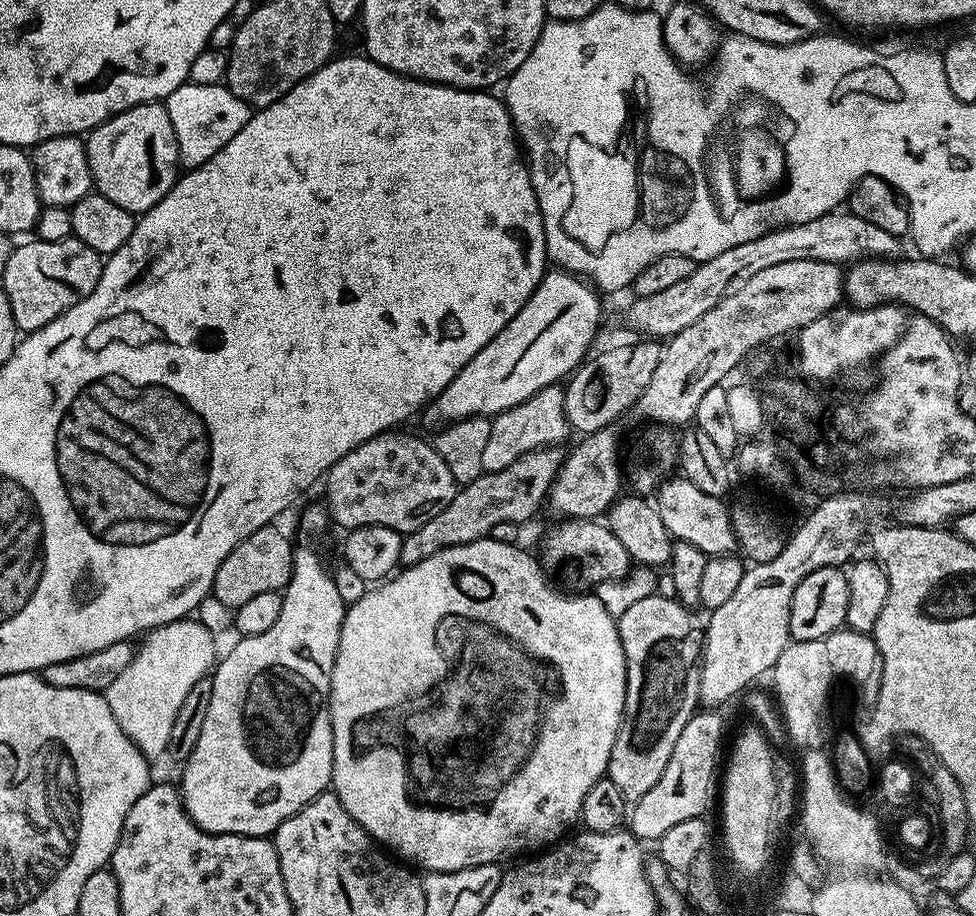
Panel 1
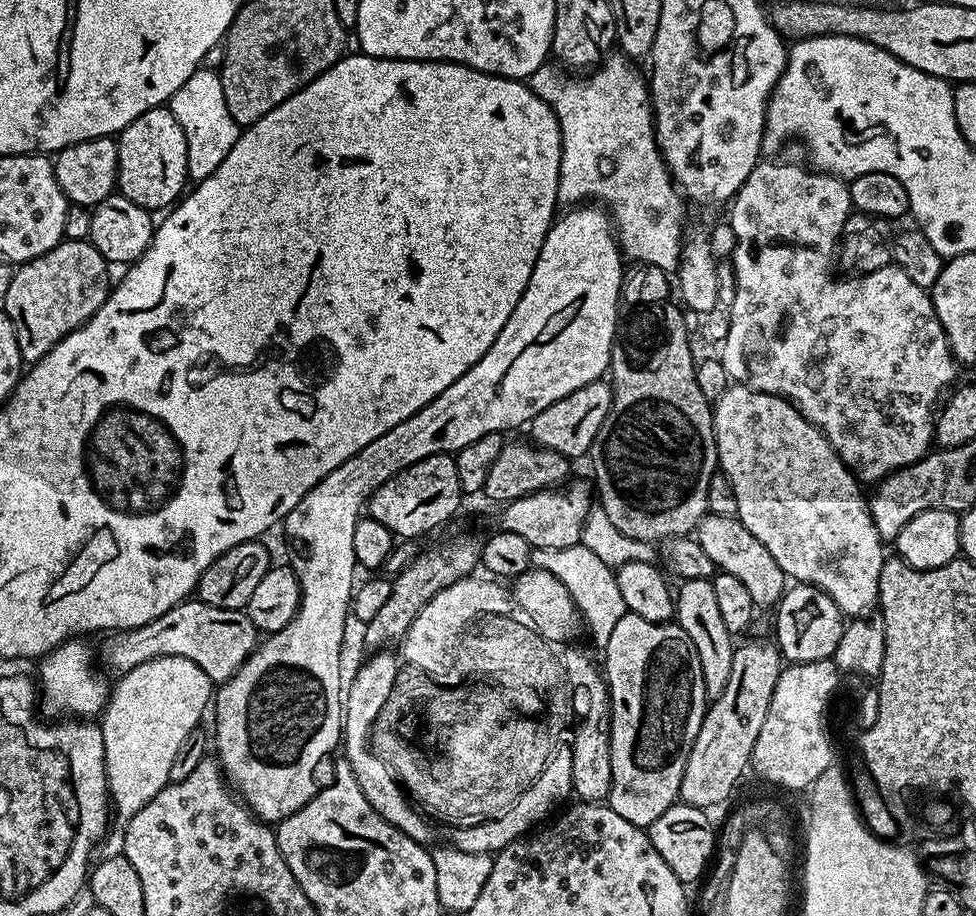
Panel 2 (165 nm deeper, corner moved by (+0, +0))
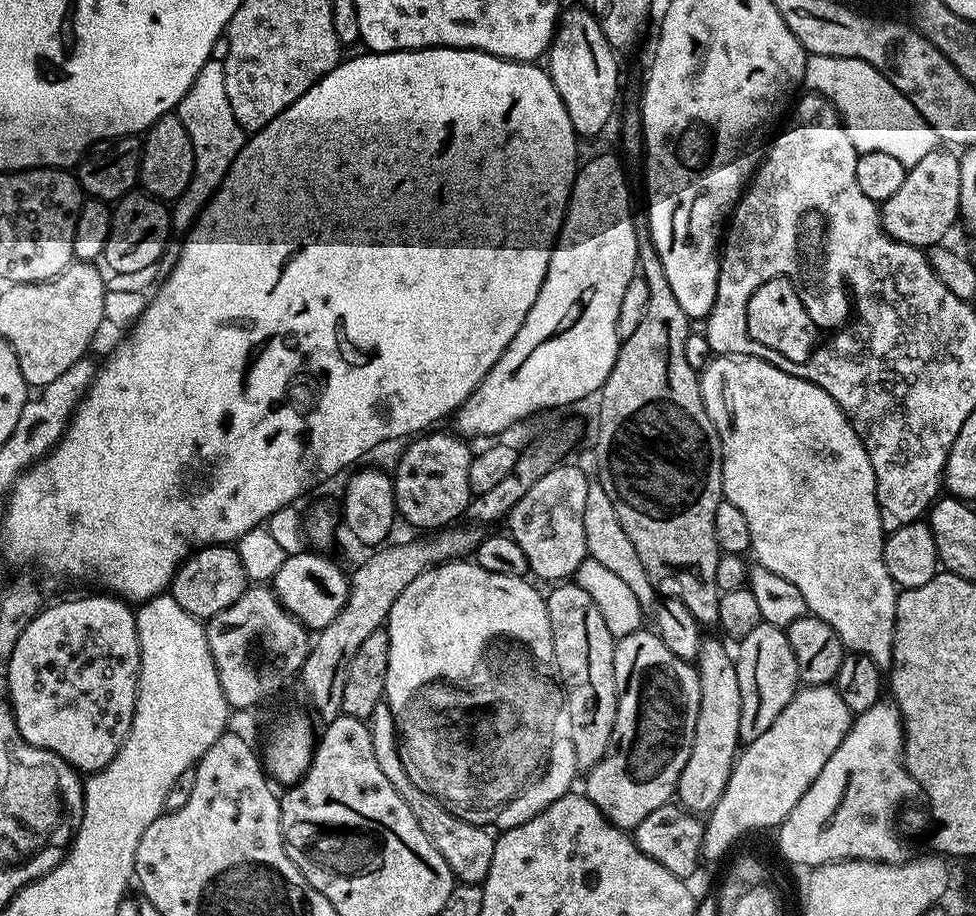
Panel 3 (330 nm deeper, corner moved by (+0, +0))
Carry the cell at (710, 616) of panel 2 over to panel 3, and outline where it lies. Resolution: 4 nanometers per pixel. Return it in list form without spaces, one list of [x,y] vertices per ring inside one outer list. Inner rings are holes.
[[[705,639],[701,643],[694,667],[700,674],[698,722],[694,726],[694,746],[690,746],[690,758],[686,758],[686,766],[682,766],[674,796],[688,811],[708,814],[718,798],[722,798],[732,765],[742,748],[742,690],[738,690],[735,659],[716,640]]]

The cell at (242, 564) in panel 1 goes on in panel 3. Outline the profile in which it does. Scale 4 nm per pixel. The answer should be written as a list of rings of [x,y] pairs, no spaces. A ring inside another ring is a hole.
[[[210,544],[197,548],[192,555],[181,564],[170,585],[170,595],[186,614],[196,617],[201,622],[207,622],[213,616],[222,614],[250,587],[248,571],[242,566],[242,558],[235,547],[227,544]]]

